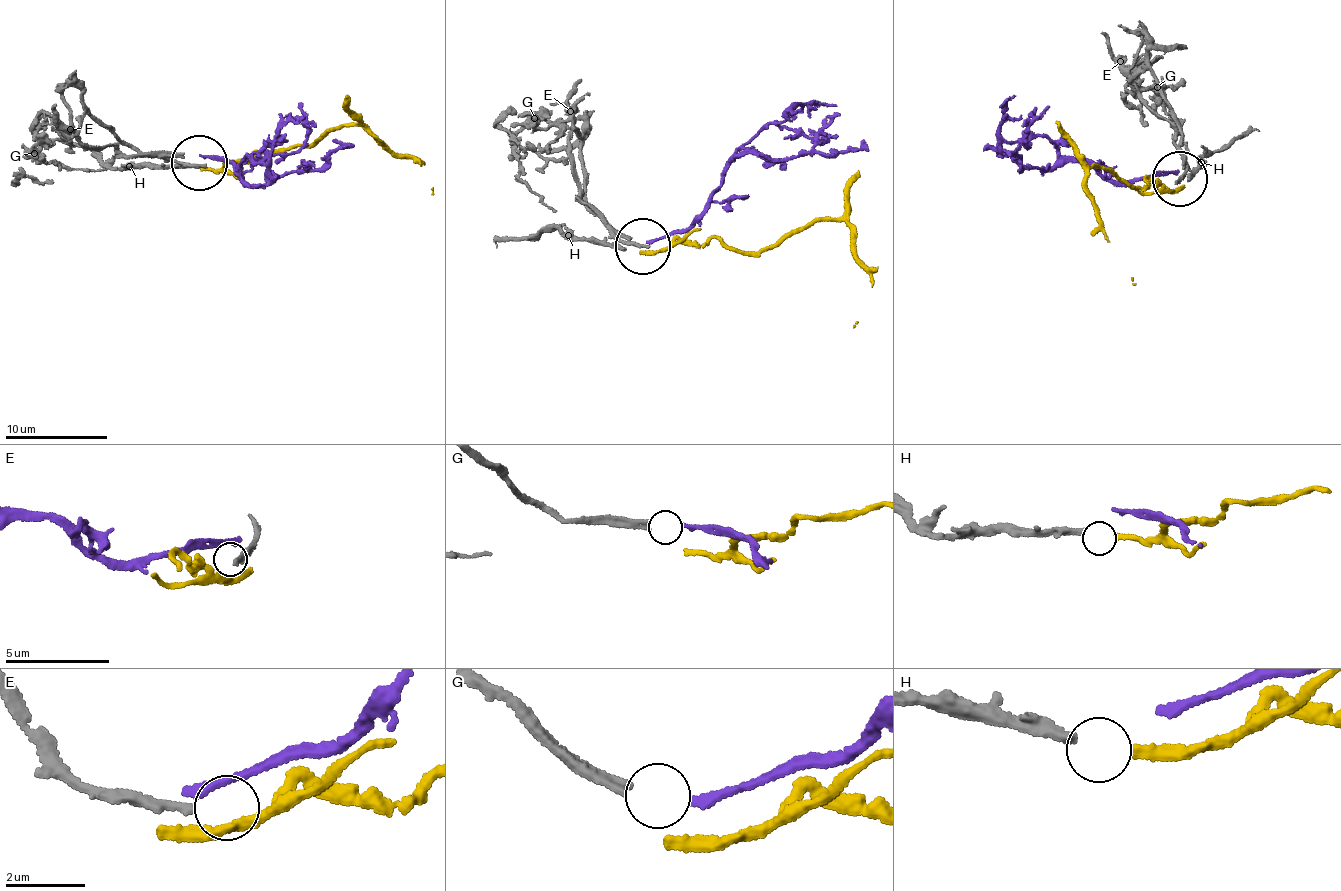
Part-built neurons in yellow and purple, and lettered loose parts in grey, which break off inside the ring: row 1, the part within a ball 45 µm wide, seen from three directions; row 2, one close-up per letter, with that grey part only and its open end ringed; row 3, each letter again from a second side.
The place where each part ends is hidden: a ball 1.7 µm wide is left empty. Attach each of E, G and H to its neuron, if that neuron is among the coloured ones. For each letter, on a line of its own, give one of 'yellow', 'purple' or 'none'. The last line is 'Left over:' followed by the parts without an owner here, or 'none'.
E: none
G: purple
H: yellow
Left over: E

